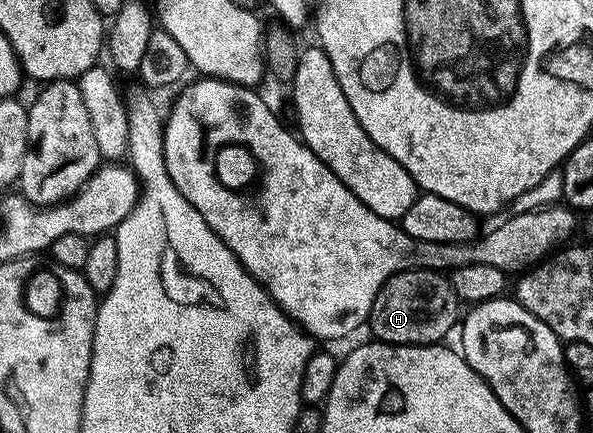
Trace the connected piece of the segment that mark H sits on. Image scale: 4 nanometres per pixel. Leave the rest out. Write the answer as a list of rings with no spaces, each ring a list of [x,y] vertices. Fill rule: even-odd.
[[[411,267],[392,276],[380,287],[372,303],[369,324],[372,334],[385,345],[436,345],[445,342],[460,302],[449,280],[441,272]]]

